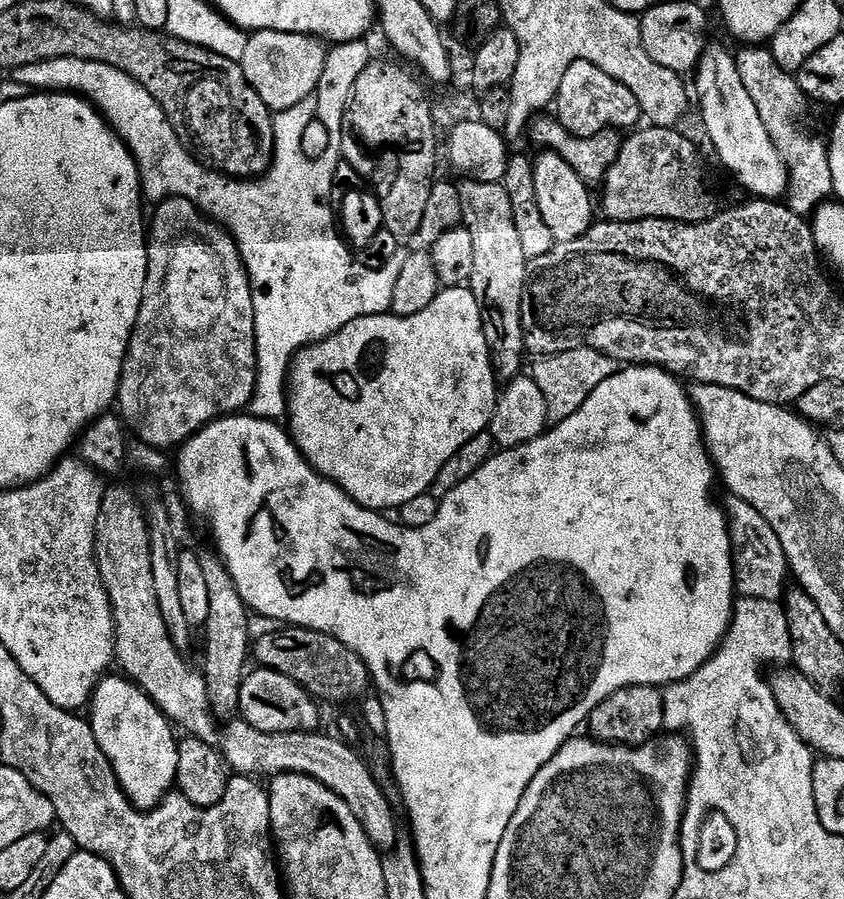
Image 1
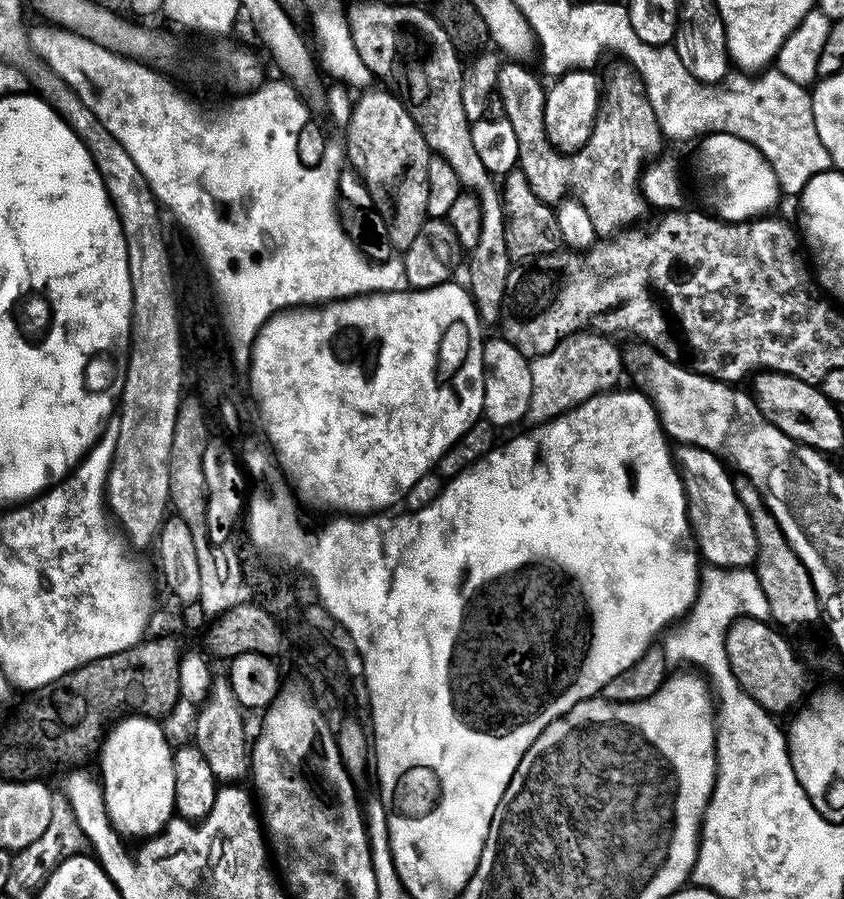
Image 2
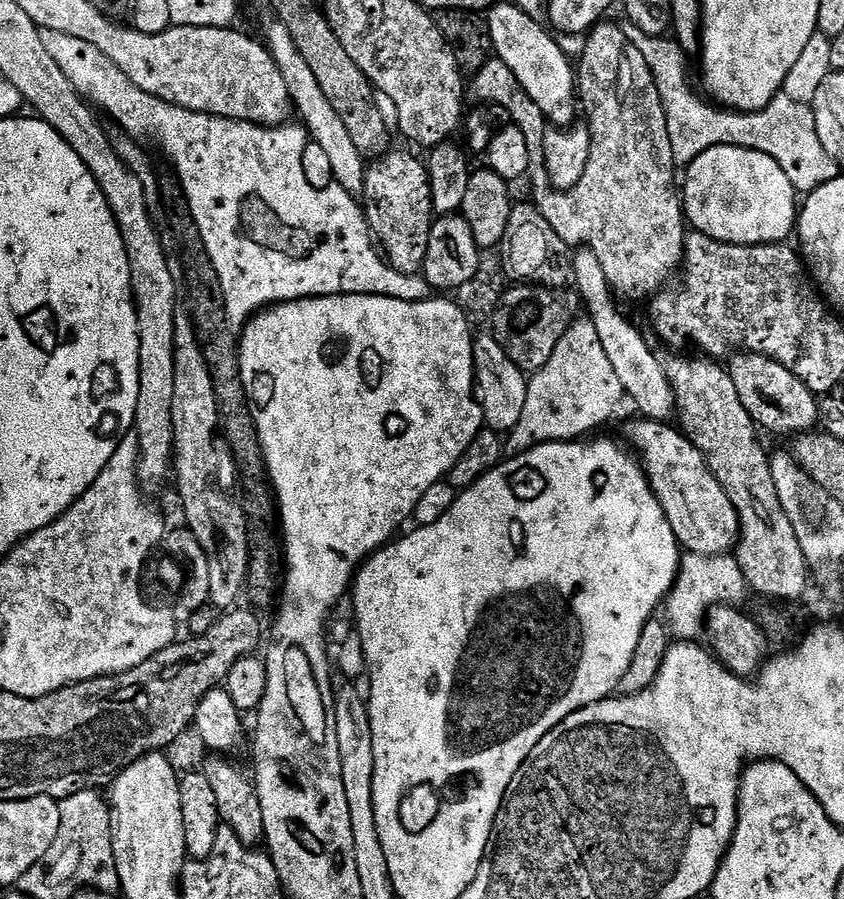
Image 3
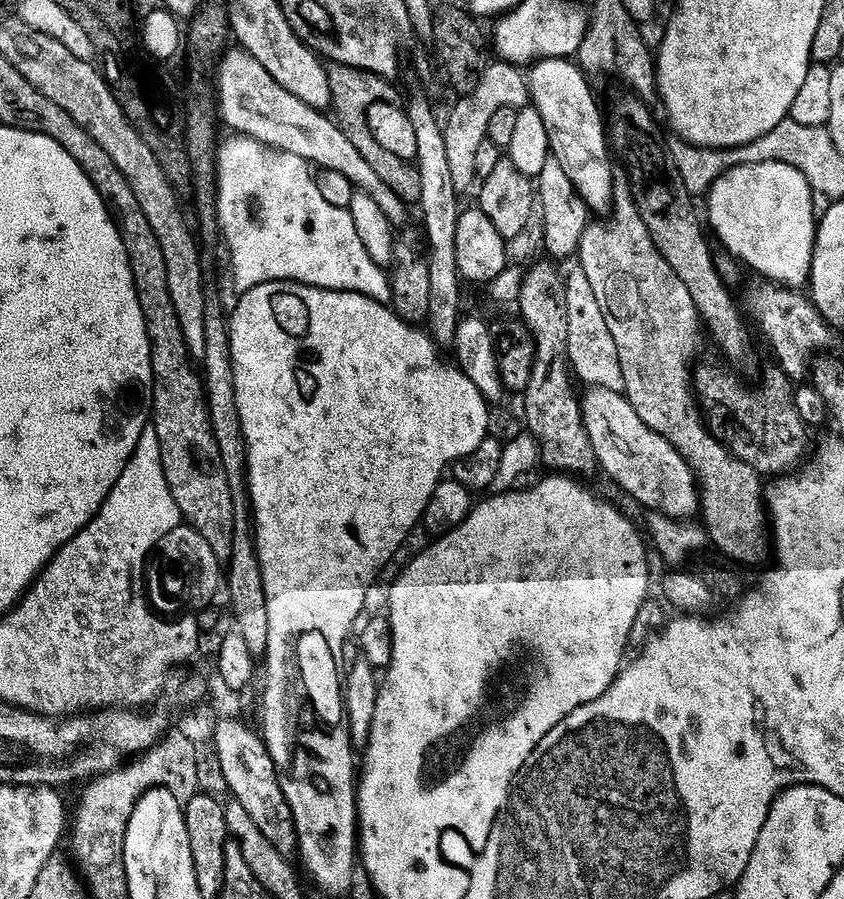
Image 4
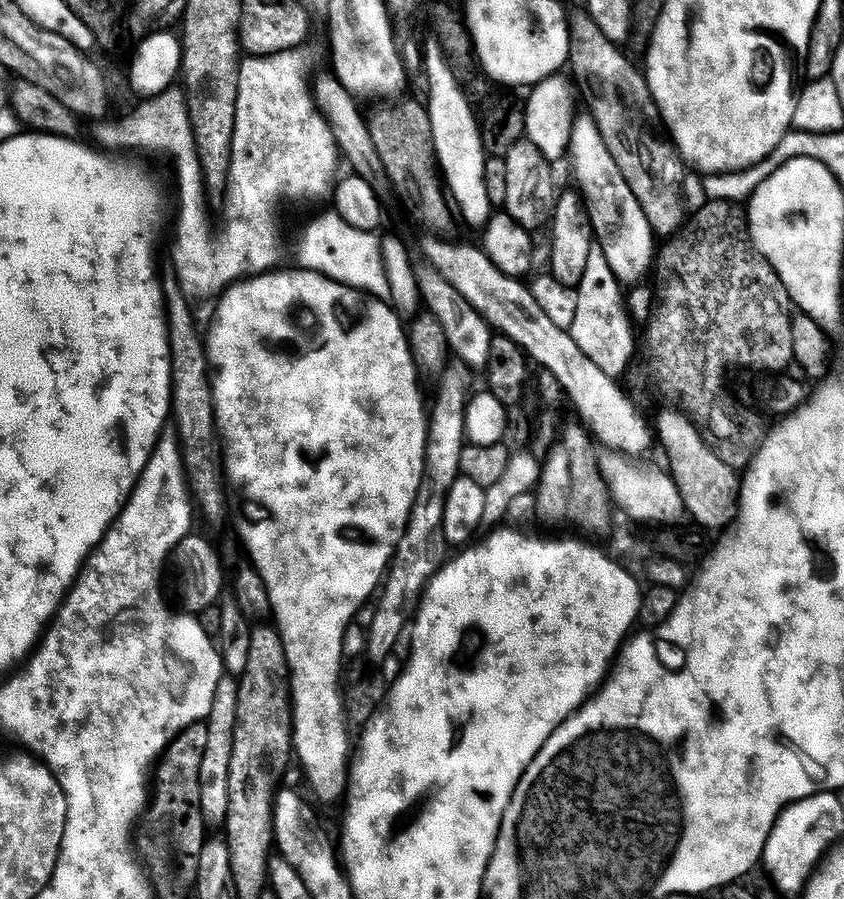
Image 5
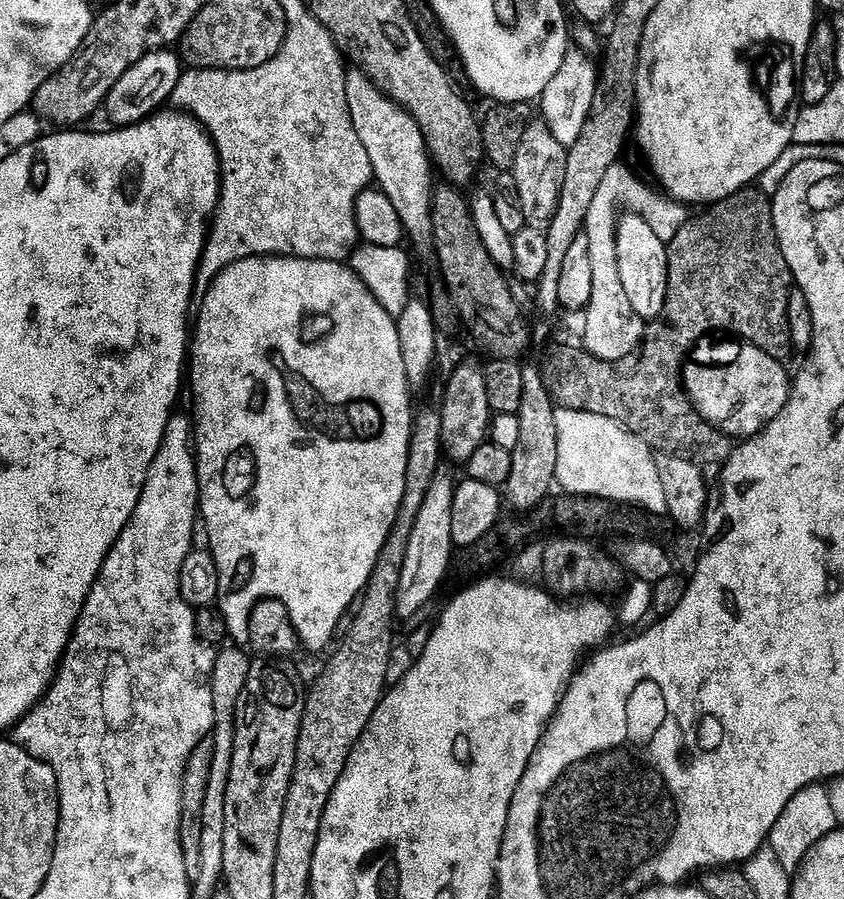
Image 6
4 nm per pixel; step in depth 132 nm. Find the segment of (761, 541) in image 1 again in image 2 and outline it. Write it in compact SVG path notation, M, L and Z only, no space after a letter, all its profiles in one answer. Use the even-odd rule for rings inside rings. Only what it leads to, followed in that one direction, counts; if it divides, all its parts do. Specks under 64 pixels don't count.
M710 456L692 464L693 472L686 476L686 491L690 505L690 532L701 557L716 568L751 569L760 558L760 543L754 530L753 513L736 493L736 484L728 477L729 469Z

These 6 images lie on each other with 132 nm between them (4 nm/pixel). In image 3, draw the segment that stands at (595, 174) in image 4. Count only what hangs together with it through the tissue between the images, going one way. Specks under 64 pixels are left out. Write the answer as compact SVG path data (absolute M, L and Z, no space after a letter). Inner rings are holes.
M510 4L493 5L486 17L489 45L497 59L507 66L513 81L516 80L524 90L523 95L538 106L541 115L551 125L567 123L568 112L576 104L576 72L559 41L552 38L530 15Z

